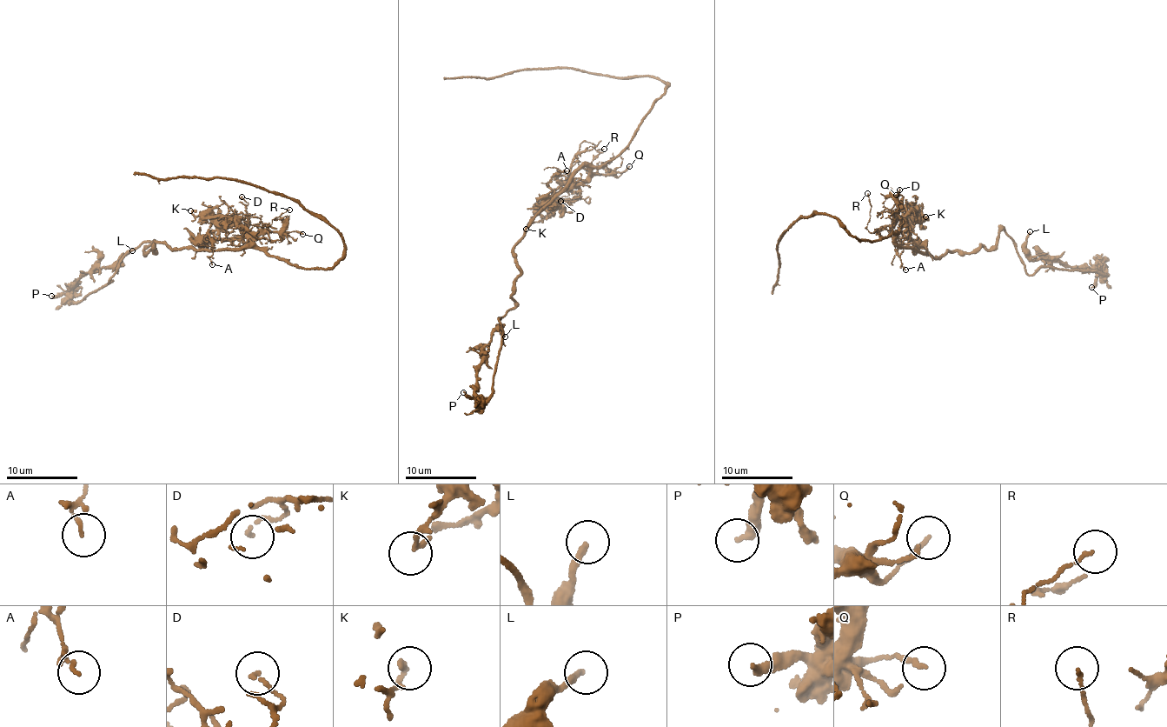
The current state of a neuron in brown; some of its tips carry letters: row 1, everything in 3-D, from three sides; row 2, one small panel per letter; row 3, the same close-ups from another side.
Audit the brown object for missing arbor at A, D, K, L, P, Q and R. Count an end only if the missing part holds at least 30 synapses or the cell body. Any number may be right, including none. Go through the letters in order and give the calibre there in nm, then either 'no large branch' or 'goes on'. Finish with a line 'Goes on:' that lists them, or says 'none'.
A: 100 nm | no large branch
D: 110 nm | no large branch
K: 220 nm | no large branch
L: 200 nm | no large branch
P: 280 nm | no large branch
Q: 170 nm | no large branch
R: 100 nm | no large branch
Goes on: none

